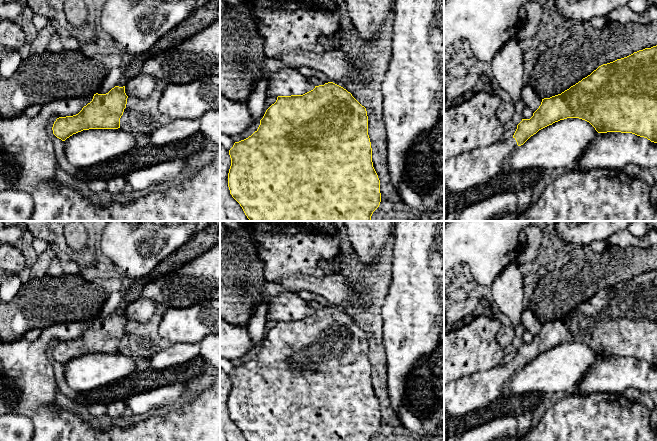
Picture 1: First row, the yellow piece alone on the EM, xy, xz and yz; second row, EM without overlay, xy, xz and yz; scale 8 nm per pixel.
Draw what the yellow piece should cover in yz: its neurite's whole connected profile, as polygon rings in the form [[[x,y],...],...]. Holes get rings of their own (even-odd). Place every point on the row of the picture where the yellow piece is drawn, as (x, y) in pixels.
[[[657,45],[634,52],[633,54],[603,64],[590,75],[571,86],[561,94],[542,99],[541,105],[530,119],[522,119],[511,138],[460,154],[444,162],[444,185],[452,192],[462,192],[496,177],[502,165],[510,158],[513,151],[523,145],[539,130],[567,118],[579,118],[589,122],[598,133],[632,133],[657,143]]]

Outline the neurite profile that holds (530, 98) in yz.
[[[528,83],[523,85],[521,96],[524,102],[524,106],[529,107],[533,112],[535,112],[541,105],[542,99]]]

